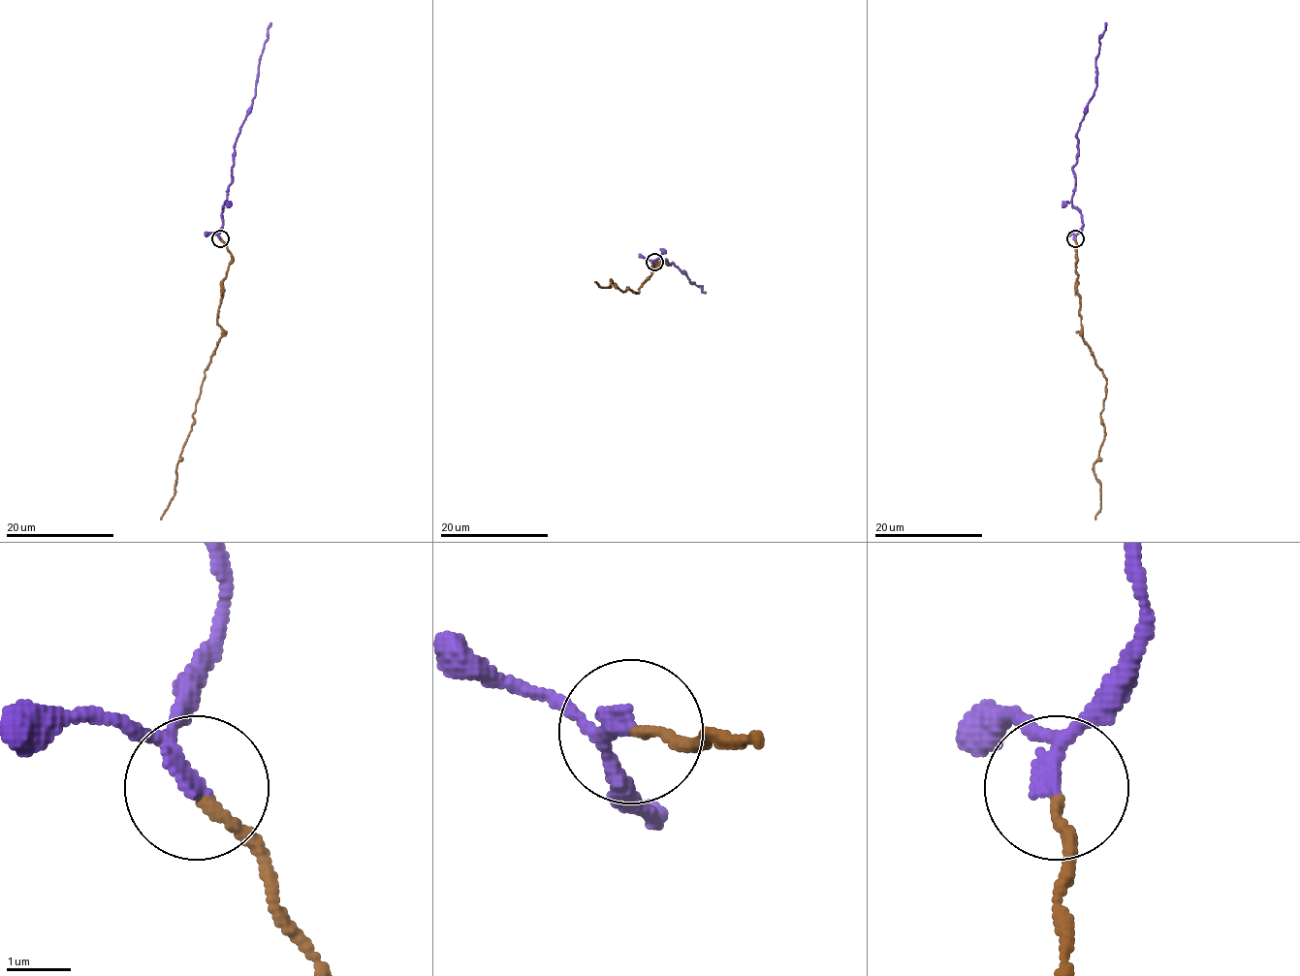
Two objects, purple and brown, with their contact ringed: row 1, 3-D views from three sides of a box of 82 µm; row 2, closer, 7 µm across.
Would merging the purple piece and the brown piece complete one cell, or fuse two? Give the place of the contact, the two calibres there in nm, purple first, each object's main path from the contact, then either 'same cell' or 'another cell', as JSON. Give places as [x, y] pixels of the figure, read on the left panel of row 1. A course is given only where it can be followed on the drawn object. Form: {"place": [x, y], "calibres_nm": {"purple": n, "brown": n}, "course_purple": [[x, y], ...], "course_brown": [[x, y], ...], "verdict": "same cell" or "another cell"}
{"place": [220, 238], "calibres_nm": {"purple": 190, "brown": 150}, "course_purple": [[220, 239], [227, 189], [233, 178], [234, 144], [255, 95], [259, 57], [271, 23]], "course_brown": [[220, 239], [231, 254], [217, 315], [221, 337], [204, 371], [195, 423], [176, 464], [174, 495], [161, 519]], "verdict": "same cell"}

